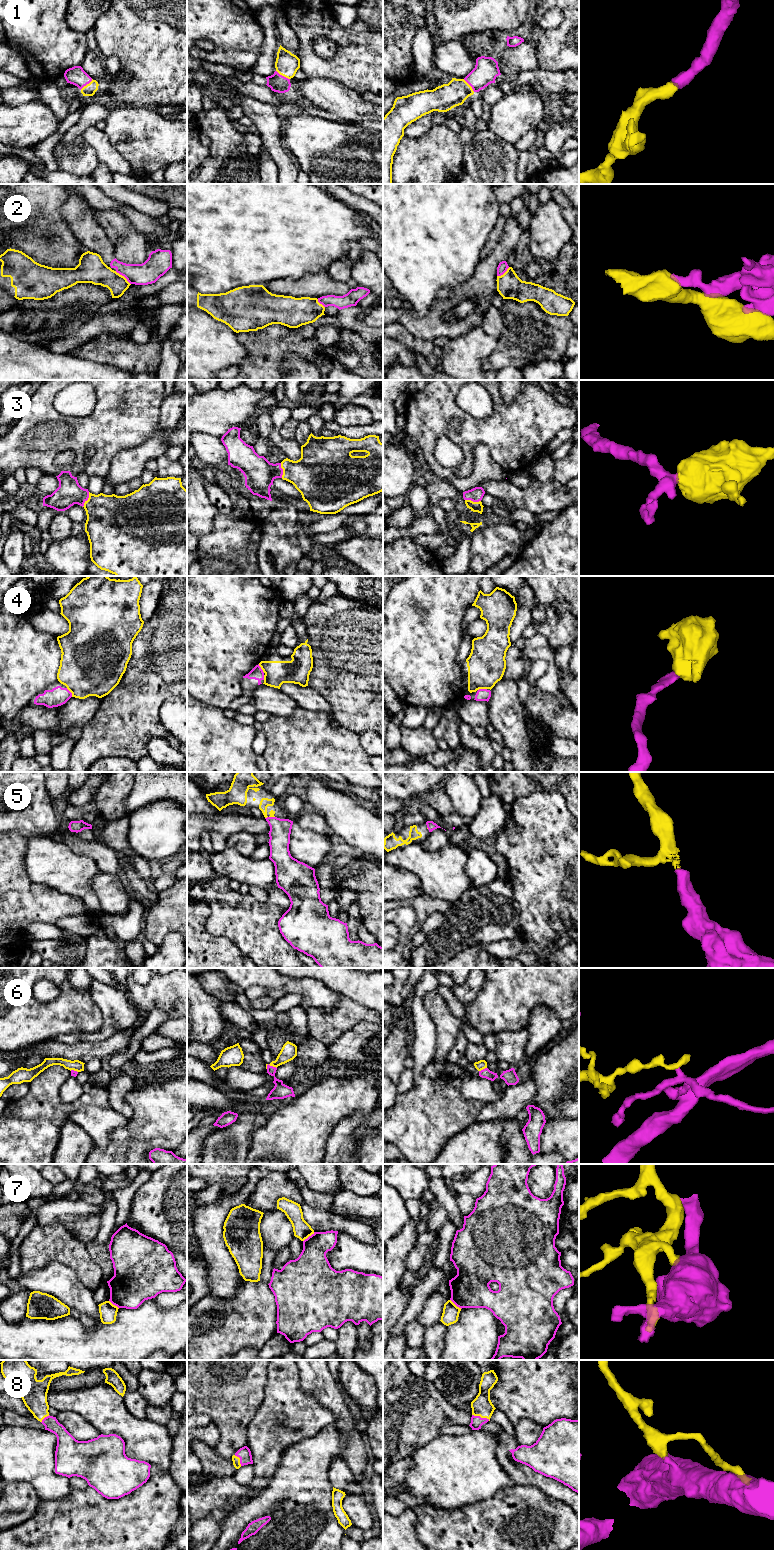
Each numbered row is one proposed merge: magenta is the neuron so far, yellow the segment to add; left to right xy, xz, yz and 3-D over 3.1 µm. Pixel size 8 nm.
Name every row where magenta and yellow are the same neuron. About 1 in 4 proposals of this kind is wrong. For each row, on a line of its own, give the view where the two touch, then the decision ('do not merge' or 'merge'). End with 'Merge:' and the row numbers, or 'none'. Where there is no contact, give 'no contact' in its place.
1: meets magenta in xz; merge
2: meets magenta in xy; do not merge
3: meets magenta in xy; merge
4: meets magenta in xy; do not merge
5: meets magenta in xz; merge
6: meets magenta in xz; do not merge
7: meets magenta in xz; do not merge
8: meets magenta in yz; merge
Merge: 1, 3, 5, 8

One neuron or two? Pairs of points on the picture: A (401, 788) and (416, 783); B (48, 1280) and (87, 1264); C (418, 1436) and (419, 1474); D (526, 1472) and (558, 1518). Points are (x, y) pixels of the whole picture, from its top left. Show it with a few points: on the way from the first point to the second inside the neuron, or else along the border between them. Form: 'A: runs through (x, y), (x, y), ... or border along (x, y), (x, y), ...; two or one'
A: runs through (405, 787), (412, 783); one
B: border along (50, 1263), (58, 1261), (69, 1266), (87, 1288); two
C: border along (438, 1435), (417, 1447), (409, 1455); two
D: border along (516, 1483), (536, 1486), (556, 1499); two

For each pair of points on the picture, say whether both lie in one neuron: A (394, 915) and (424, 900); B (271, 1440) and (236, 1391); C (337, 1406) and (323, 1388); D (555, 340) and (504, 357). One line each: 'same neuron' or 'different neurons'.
A: different neurons
B: different neurons
C: same neuron
D: same neuron

